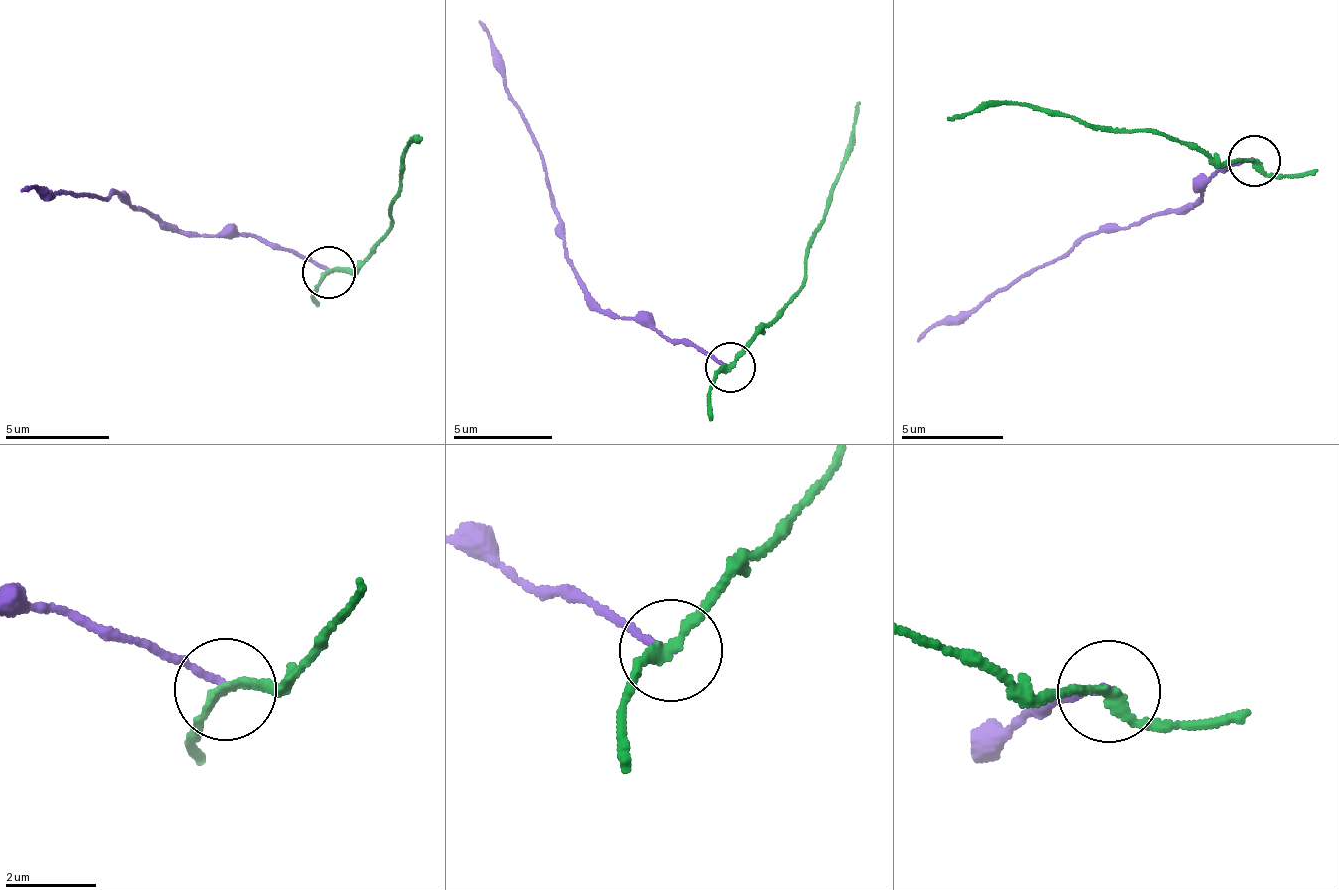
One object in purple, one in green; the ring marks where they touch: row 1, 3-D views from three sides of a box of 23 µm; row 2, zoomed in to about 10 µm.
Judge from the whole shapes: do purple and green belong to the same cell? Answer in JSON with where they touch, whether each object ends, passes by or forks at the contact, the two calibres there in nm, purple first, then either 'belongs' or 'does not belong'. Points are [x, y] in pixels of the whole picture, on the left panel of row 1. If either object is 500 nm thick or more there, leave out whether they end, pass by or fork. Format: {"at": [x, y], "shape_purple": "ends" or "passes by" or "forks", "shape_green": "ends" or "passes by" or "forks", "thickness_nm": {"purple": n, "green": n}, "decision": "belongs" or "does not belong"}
{"at": [329, 272], "shape_purple": "ends", "shape_green": "passes by", "thickness_nm": {"purple": 120, "green": 180}, "decision": "does not belong"}

